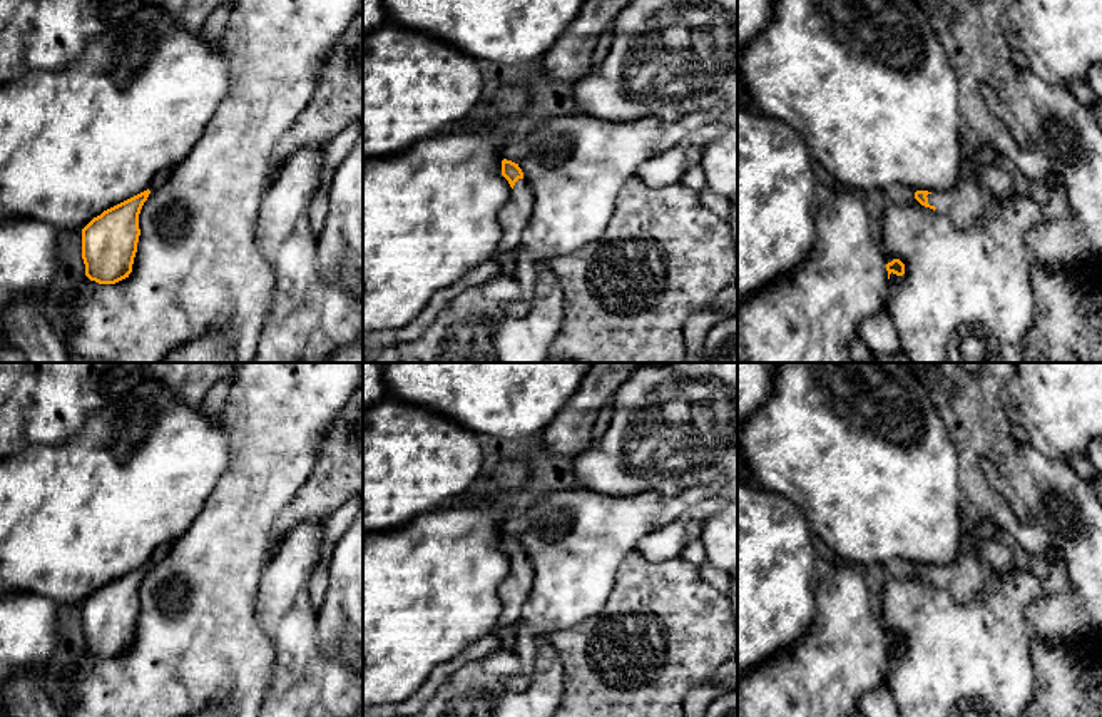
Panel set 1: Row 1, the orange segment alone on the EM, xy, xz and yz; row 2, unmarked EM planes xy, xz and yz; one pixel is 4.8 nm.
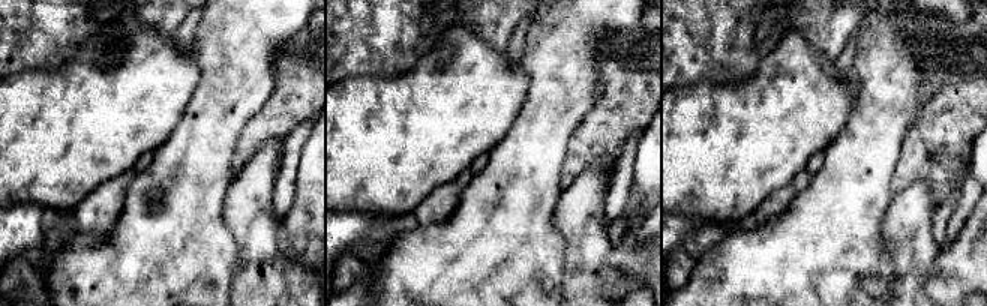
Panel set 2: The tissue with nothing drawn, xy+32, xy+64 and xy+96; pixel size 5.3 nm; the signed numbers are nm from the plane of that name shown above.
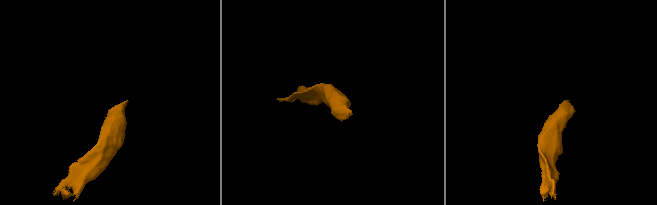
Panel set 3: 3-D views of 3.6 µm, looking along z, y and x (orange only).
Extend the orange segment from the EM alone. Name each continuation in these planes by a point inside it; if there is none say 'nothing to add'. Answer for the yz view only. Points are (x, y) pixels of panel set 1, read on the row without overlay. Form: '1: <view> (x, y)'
1: yz (969, 575)

